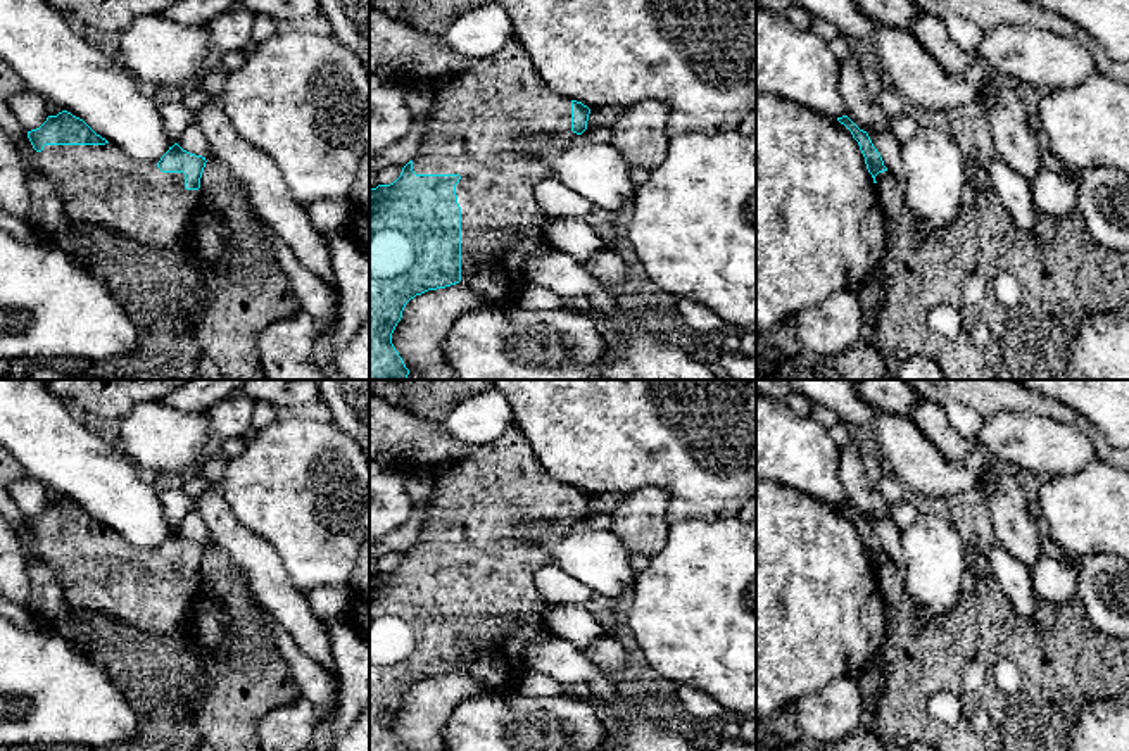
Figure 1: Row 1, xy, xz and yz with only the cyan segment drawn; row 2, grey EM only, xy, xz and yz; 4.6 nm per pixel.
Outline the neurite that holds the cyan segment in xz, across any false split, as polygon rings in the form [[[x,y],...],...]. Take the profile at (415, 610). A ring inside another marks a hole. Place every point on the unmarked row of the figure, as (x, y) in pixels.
[[[516,423],[492,444],[435,476],[419,539],[390,571],[369,575],[369,751],[404,751],[392,720],[406,691],[456,670],[483,684],[482,694],[514,694],[527,675],[527,647],[546,642],[546,603],[533,575],[551,556],[523,528],[535,521],[559,535],[587,516],[590,495],[554,480]]]

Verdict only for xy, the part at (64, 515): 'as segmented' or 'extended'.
extended

